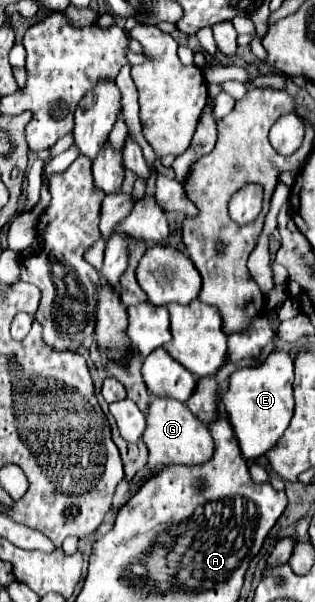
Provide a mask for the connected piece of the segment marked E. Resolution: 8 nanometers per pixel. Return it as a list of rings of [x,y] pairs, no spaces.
[[[273,350],[261,366],[235,370],[221,402],[243,458],[253,460],[265,454],[287,430],[293,414],[293,358],[285,350]]]

